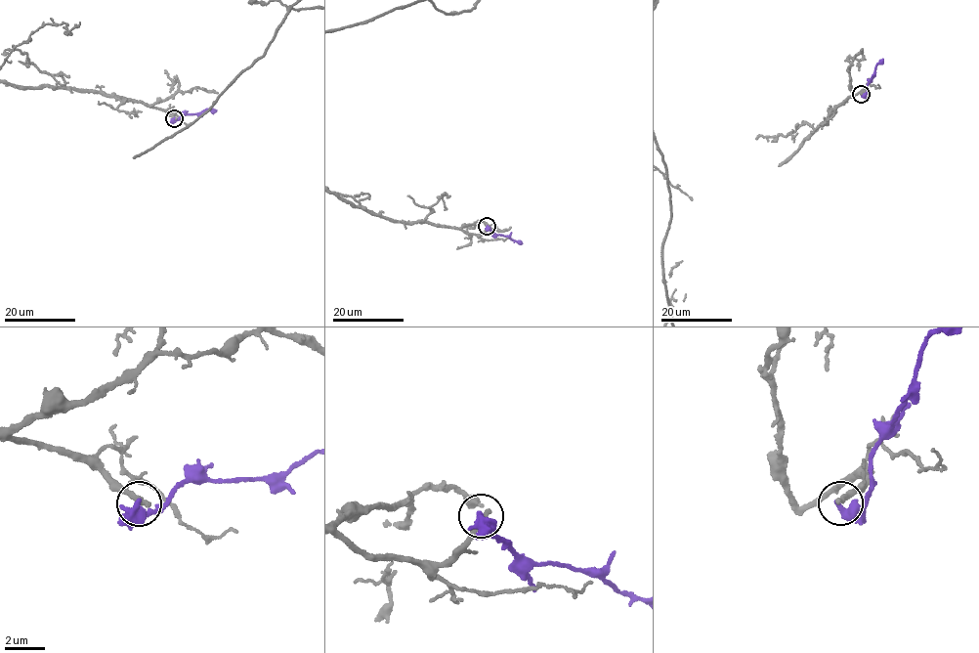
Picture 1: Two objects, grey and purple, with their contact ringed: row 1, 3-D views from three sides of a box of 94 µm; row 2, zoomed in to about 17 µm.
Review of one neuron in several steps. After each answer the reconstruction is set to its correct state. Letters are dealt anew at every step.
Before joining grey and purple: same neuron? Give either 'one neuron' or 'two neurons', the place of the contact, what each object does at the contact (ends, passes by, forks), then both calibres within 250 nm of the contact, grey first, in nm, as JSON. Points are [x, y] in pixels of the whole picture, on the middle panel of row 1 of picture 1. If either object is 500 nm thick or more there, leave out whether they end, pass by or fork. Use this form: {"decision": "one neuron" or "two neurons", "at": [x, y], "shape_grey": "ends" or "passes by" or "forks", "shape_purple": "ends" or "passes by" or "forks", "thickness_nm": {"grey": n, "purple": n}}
{"decision": "two neurons", "at": [487, 226], "thickness_nm": {"grey": 320, "purple": 550}}

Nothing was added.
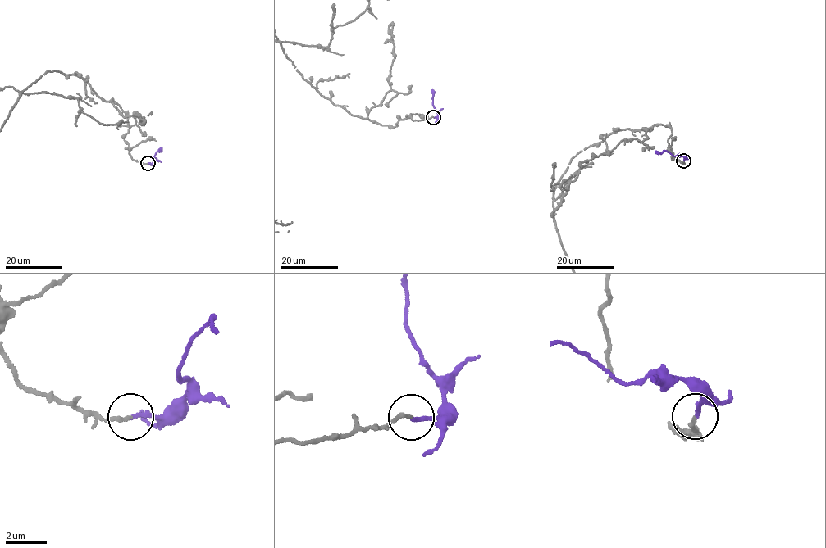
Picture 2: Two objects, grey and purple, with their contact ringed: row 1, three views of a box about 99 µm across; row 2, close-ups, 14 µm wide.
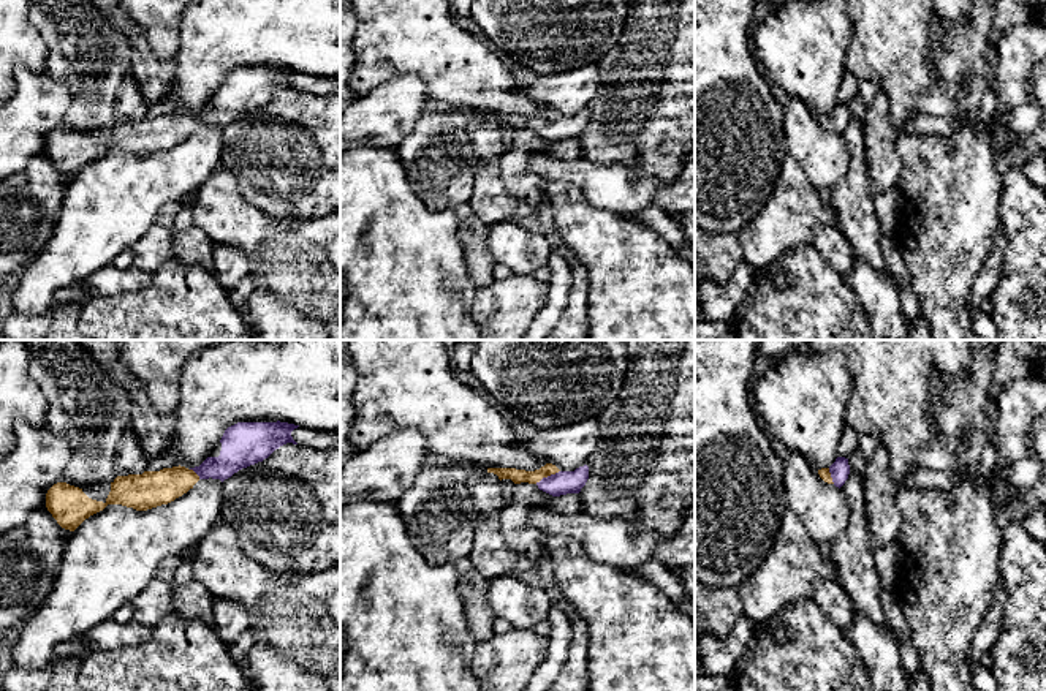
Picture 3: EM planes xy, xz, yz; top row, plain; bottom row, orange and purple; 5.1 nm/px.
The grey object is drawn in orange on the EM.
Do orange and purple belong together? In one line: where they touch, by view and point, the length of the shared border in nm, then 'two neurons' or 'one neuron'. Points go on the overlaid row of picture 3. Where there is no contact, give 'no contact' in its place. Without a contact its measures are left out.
xz (546, 476) | 140 nm | one neuron

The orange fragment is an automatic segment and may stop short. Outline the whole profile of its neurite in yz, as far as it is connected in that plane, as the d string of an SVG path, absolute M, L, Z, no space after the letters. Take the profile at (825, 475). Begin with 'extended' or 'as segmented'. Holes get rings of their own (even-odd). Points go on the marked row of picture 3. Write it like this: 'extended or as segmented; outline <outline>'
extended; outline M837 457L829 468L818 470L818 474L824 482L834 484L836 487L840 489L850 474L848 459Z

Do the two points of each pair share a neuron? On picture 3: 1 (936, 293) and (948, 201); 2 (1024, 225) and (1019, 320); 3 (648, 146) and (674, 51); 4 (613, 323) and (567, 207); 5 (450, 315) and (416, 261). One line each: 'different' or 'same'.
1: same
2: same
3: same
4: same
5: same

